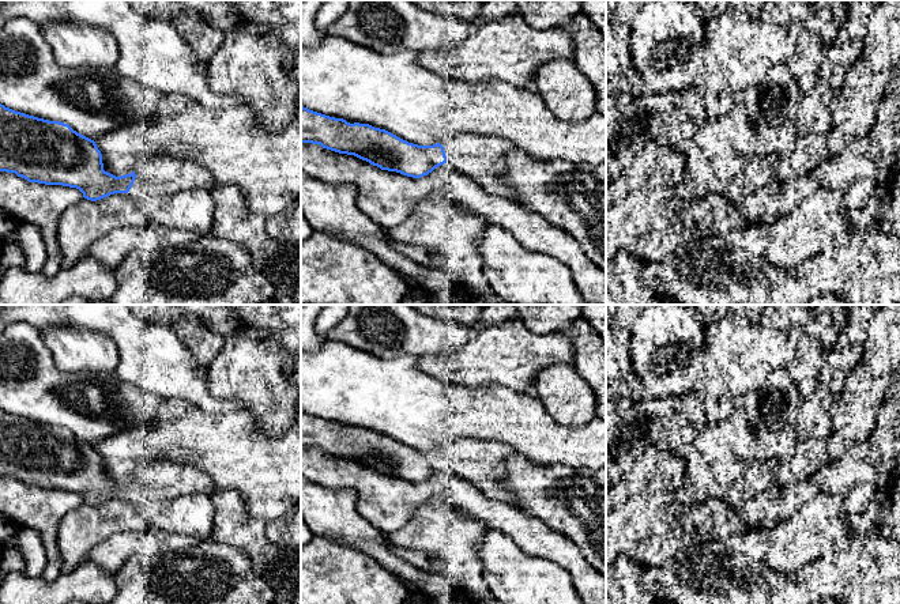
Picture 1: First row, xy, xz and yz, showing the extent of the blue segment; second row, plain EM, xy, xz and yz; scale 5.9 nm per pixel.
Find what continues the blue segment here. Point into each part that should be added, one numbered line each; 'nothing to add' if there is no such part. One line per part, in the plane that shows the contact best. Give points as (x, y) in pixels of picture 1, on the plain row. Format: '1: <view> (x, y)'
1: xy (157, 480)

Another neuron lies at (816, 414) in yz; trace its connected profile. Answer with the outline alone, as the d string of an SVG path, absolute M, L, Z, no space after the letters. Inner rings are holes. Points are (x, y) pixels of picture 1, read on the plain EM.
M820 385L810 397L803 400L798 415L803 438L824 439L833 433L836 400L833 395Z

